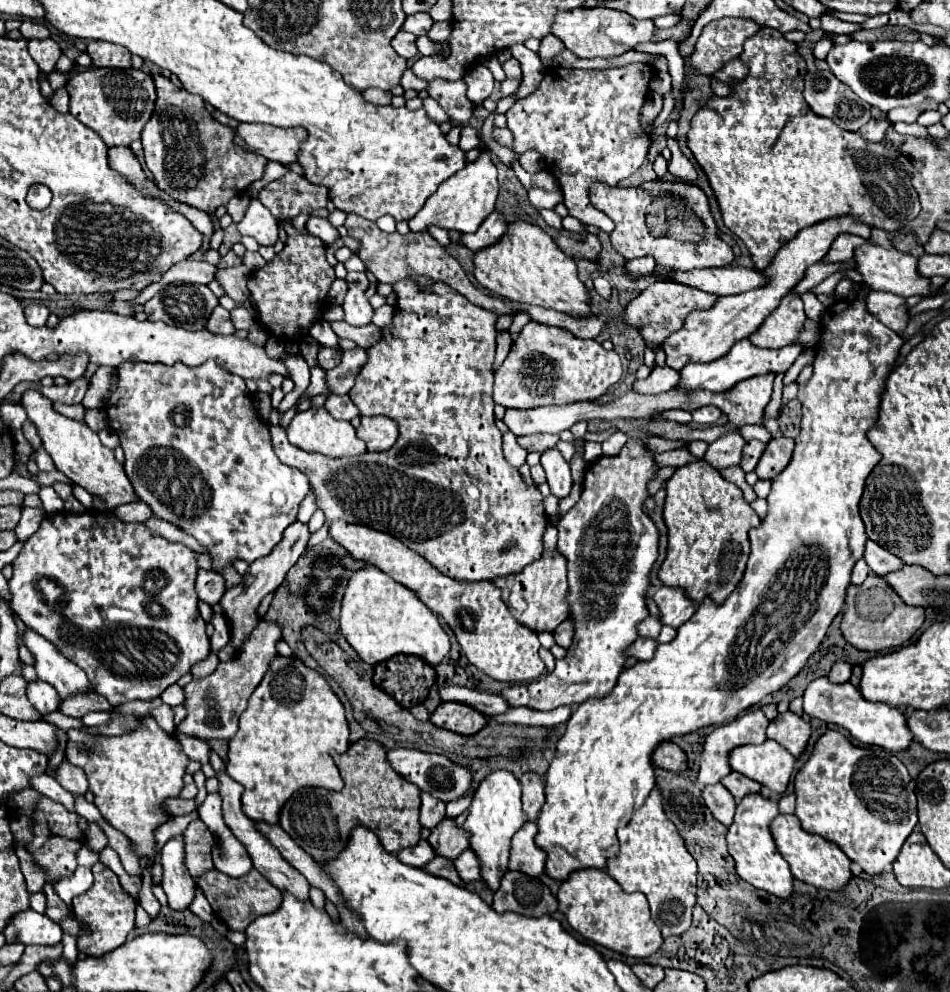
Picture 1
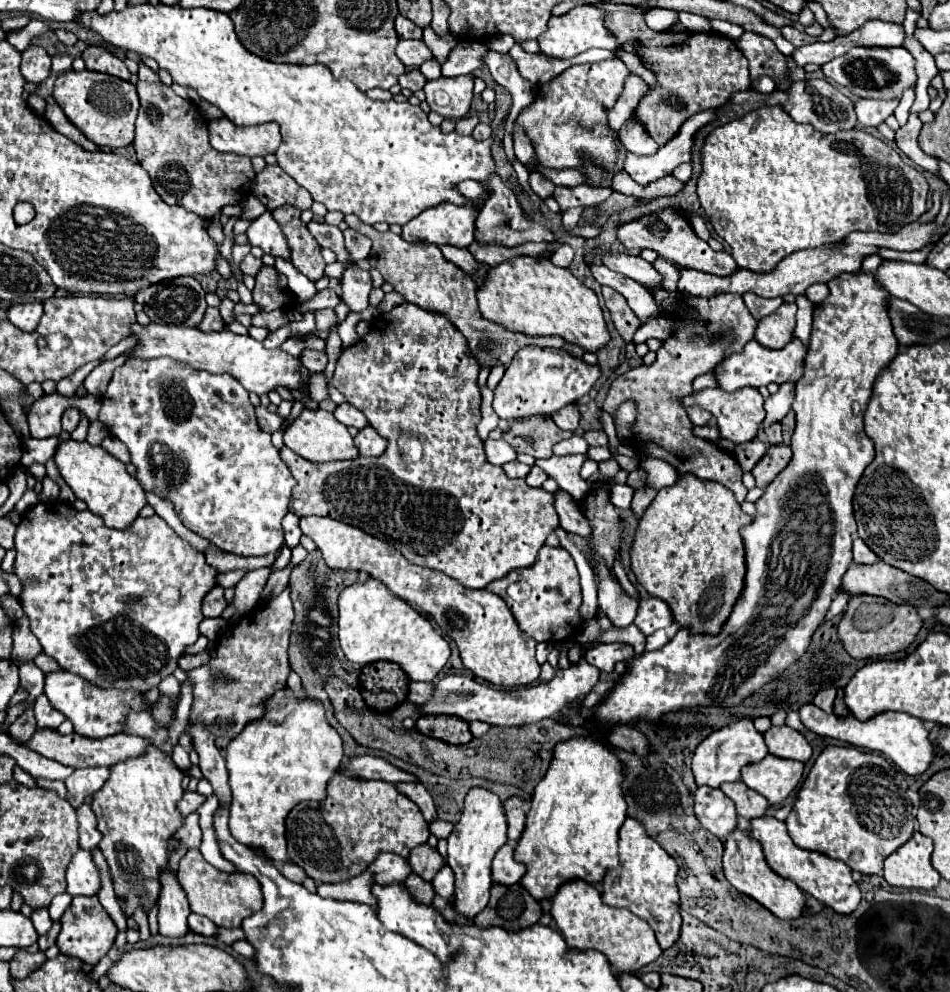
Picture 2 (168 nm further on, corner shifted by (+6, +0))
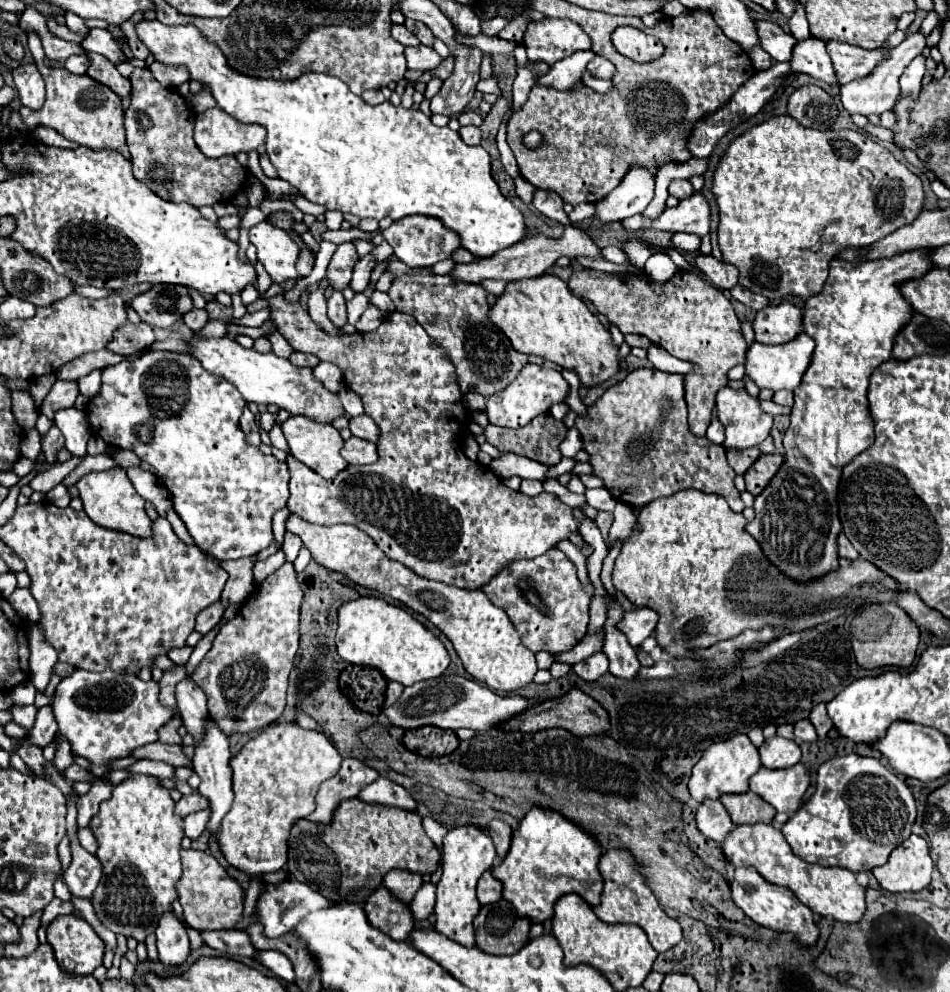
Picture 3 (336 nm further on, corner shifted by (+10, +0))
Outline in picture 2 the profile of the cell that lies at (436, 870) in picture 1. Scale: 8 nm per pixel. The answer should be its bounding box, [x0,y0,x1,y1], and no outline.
[405,873,435,903]

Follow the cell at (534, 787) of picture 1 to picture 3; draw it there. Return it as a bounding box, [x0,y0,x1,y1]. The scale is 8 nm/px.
[487,819,511,861]

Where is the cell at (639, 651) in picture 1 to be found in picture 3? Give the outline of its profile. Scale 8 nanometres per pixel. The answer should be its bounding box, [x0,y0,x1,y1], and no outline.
[573,653,607,681]

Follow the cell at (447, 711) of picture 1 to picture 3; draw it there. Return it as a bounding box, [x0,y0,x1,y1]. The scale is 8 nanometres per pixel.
[401,727,459,757]

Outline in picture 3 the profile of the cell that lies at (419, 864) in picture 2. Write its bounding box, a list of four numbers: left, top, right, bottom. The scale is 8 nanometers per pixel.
[383,871,423,903]

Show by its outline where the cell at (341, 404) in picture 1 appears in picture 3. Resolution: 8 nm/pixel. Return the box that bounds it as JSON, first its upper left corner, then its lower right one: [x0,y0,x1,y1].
[349,415,379,443]

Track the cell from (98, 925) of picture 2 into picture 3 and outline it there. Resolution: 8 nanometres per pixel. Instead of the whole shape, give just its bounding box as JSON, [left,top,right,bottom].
[47,917,105,975]

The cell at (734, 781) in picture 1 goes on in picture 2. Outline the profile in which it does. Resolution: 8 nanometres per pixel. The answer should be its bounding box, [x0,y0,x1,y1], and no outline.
[719,781,769,819]

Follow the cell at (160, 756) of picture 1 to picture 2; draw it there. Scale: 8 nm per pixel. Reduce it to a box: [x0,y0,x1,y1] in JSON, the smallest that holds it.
[91,747,183,915]

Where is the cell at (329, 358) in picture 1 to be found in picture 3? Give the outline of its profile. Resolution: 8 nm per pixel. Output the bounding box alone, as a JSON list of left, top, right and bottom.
[289,353,319,367]

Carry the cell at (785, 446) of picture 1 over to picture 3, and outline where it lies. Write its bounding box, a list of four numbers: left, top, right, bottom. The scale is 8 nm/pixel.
[743,453,783,497]

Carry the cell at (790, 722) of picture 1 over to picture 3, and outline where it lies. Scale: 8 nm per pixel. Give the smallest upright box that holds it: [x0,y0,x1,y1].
[759,737,801,769]

